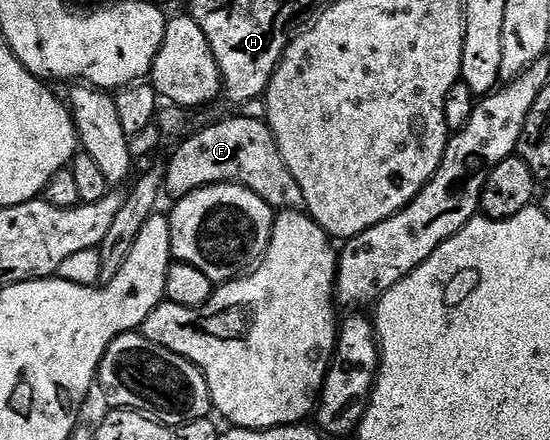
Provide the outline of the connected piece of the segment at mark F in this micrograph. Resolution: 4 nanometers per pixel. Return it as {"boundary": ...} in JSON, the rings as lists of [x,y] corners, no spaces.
{"boundary":[[[241,116],[224,118],[213,126],[202,127],[197,134],[189,133],[179,145],[168,166],[163,167],[163,193],[167,197],[169,194],[169,199],[185,198],[190,192],[210,184],[237,182],[262,196],[273,211],[299,210],[304,206],[302,188],[298,188],[298,180],[294,180],[290,168],[286,168],[286,160],[282,160],[282,152],[267,121]]]}

